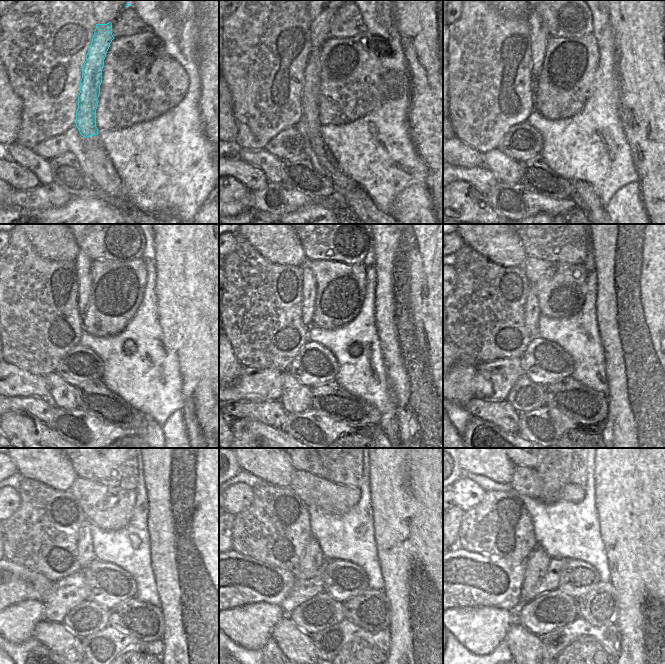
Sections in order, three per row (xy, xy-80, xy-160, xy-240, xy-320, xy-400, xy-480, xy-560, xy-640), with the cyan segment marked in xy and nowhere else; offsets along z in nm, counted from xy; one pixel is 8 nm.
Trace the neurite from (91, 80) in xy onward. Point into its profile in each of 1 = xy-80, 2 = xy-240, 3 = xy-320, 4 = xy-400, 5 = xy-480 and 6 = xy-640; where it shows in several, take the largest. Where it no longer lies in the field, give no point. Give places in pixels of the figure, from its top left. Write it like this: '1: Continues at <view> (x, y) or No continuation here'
1: Continues at xy-80 (311, 91)
2: Continues at xy-240 (149, 427)
3: Continues at xy-320 (366, 427)
4: No continuation here
5: No continuation here
6: No continuation here.

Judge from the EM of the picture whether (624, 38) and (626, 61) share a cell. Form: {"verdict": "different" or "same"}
{"verdict": "same"}

